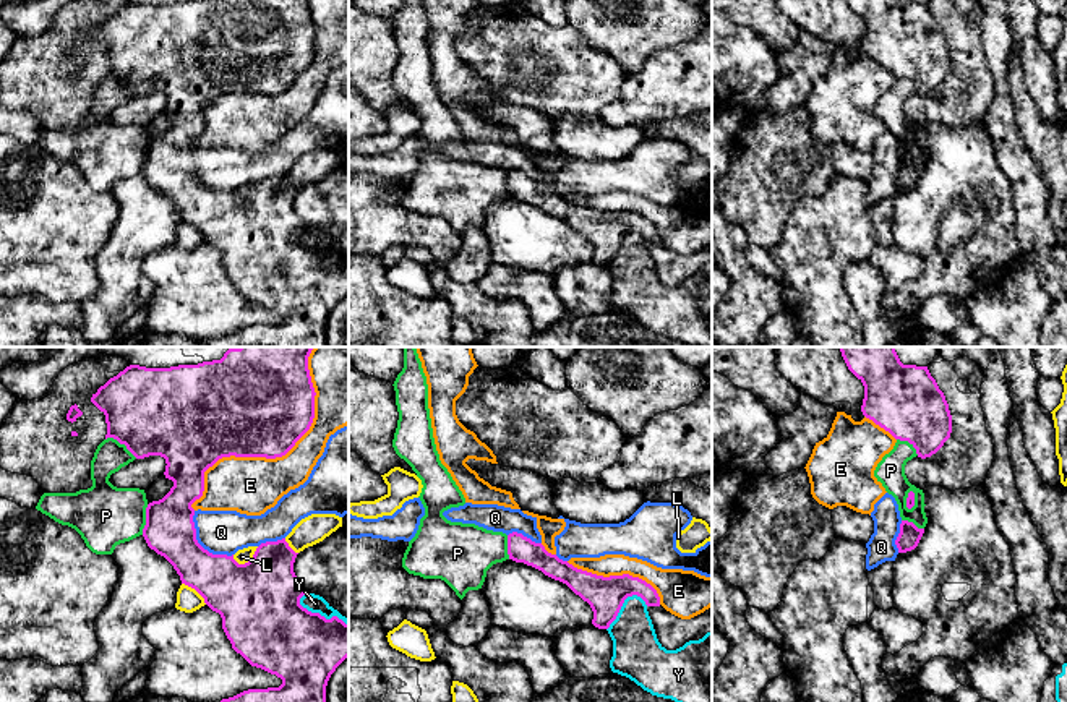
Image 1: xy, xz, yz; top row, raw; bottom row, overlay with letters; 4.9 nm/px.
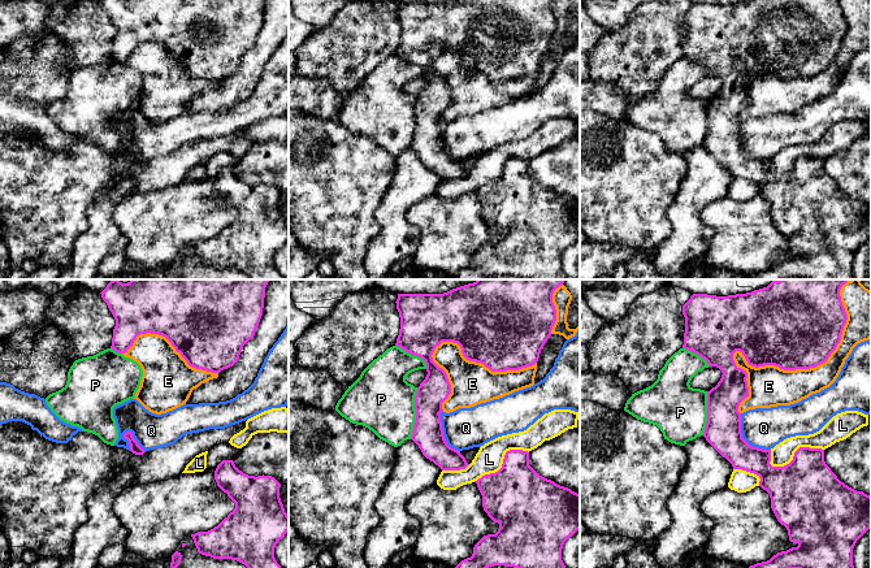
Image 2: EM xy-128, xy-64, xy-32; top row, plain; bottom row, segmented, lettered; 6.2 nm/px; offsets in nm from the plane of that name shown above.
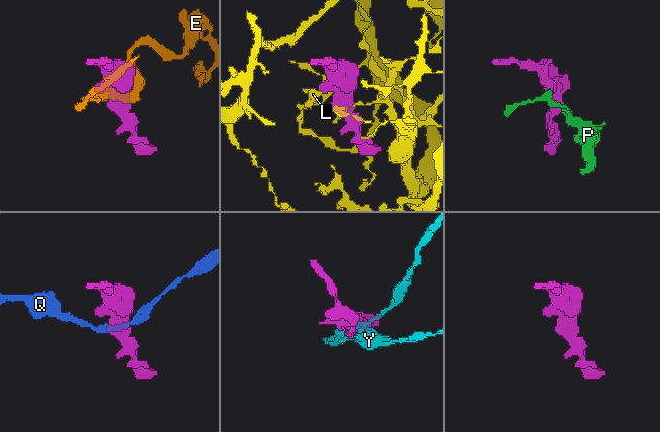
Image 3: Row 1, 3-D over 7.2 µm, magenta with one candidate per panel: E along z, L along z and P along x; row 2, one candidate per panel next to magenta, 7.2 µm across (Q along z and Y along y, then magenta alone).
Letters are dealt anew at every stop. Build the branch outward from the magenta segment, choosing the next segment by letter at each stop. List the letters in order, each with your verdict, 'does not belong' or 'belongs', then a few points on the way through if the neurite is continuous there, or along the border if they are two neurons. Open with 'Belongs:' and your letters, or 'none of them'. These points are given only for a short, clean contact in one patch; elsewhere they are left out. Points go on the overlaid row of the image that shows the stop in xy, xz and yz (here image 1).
Belongs: none of them
E: does not belong
L: does not belong
P: does not belong
Q: does not belong
Y: does not belong

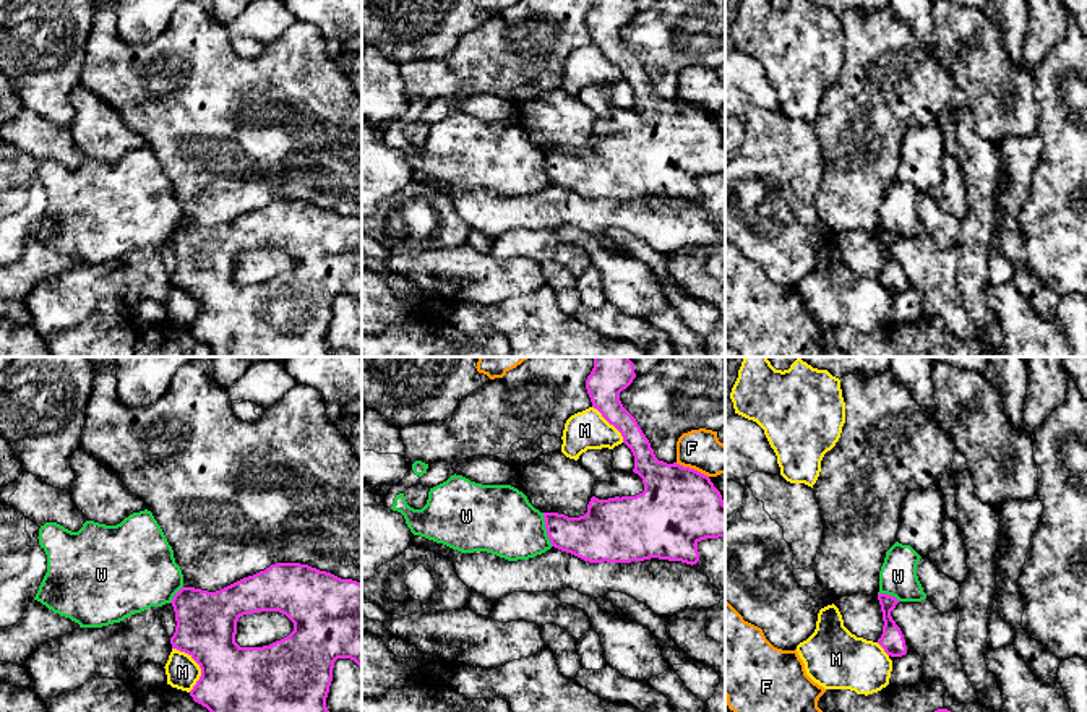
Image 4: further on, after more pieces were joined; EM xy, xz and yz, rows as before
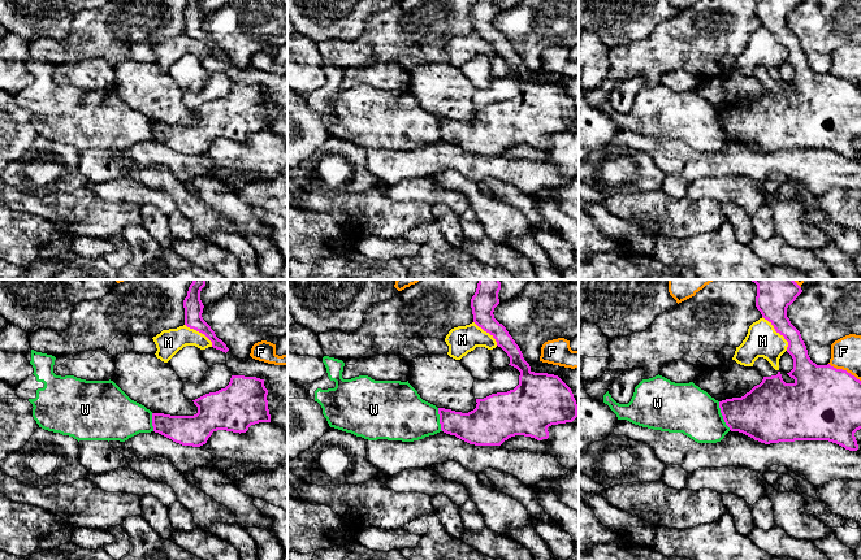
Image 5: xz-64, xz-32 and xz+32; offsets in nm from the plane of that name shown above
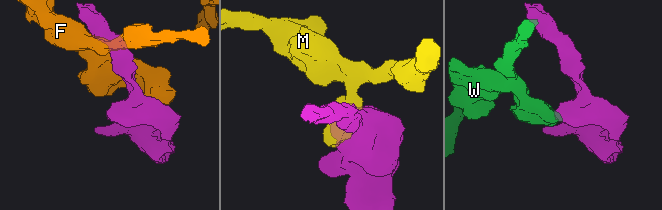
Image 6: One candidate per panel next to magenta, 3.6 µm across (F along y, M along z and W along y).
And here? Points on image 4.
Belongs: none of them
F: does not belong
M: does not belong
W: does not belong; border xz (542, 513), (545, 534), (552, 545)

